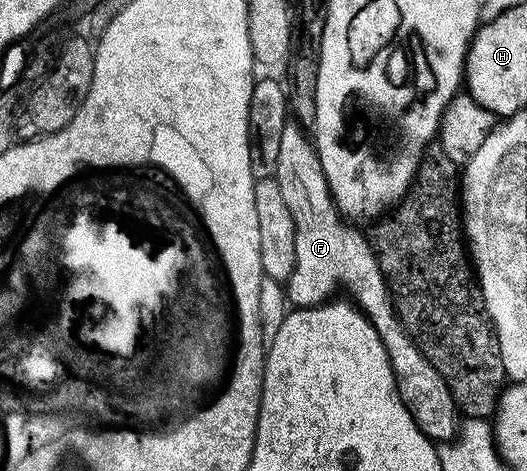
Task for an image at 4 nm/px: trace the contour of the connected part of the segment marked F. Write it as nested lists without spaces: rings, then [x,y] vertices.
[[[298,123],[287,124],[281,134],[278,162],[273,166],[273,176],[277,179],[280,194],[295,223],[295,268],[285,281],[288,301],[296,309],[313,308],[334,297],[335,287],[340,284],[348,292],[346,295],[355,307],[370,320],[373,330],[377,330],[389,354],[399,396],[417,426],[433,442],[450,442],[455,439],[461,423],[461,413],[455,407],[453,394],[445,378],[433,370],[425,354],[417,350],[413,338],[409,338],[401,318],[395,312],[395,303],[391,301],[374,247],[368,237],[366,240],[354,232],[351,229],[354,227],[348,226],[339,215],[314,143],[303,133],[304,129]]]

